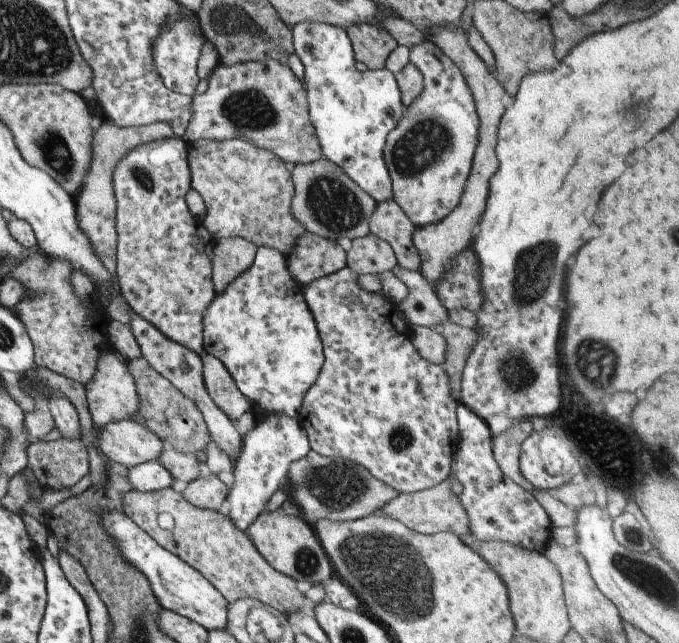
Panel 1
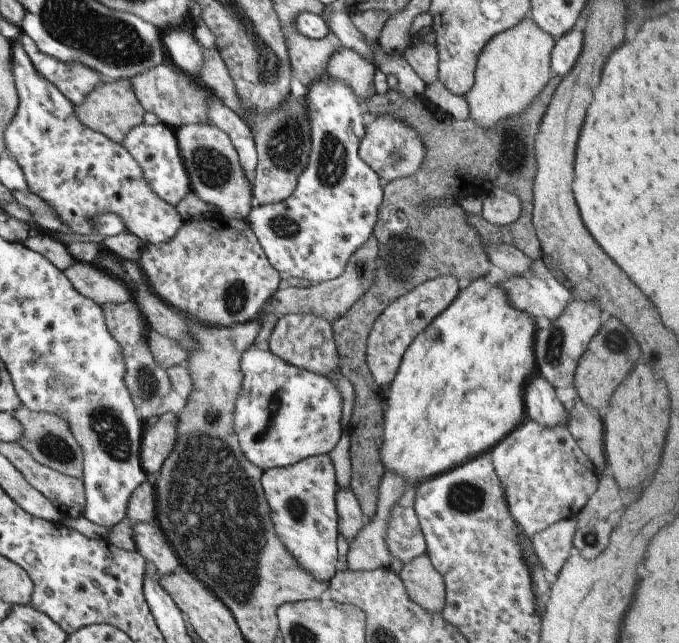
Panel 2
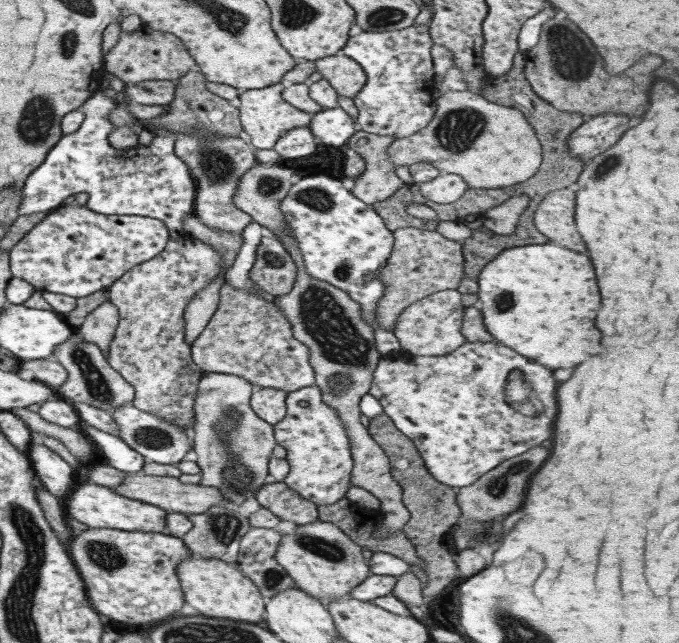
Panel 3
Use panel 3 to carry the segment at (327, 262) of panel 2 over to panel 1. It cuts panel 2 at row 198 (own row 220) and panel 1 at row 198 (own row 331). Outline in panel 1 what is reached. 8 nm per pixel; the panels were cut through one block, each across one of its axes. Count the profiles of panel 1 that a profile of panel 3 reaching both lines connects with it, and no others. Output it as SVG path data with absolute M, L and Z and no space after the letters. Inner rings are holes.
M302 20L302 22L300 22L300 24L296 24L296 26L294 26L294 30L291 31L293 34L295 53L302 61L304 67L304 78L302 80L306 82L305 89L307 90L308 114L310 116L310 122L312 122L312 126L314 126L316 134L318 135L323 153L322 156L340 166L340 168L346 172L346 175L350 176L350 180L352 180L352 182L356 182L364 192L368 192L375 201L386 202L386 200L392 200L393 182L390 173L388 172L388 168L386 168L386 162L384 162L384 144L386 144L386 136L396 128L396 124L398 124L400 118L402 118L404 114L404 103L402 102L400 89L398 88L398 83L396 82L394 73L391 73L386 67L368 69L366 72L358 71L354 66L356 60L354 58L352 43L347 30L344 28L321 22Z

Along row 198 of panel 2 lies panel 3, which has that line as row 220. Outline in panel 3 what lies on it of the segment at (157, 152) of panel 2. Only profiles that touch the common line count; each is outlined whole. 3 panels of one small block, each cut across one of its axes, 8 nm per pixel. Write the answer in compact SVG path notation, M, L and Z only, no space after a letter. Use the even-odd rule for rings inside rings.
M102 90L86 100L83 105L86 116L80 128L62 136L46 160L26 179L18 216L52 212L66 198L86 192L90 197L84 206L91 212L160 220L168 227L170 239L182 235L184 220L194 214L197 186L187 164L174 153L176 136L163 126L155 126L150 146L136 144L132 149L114 149L108 135L115 126L109 122L108 115L116 106L115 98L108 98Z

